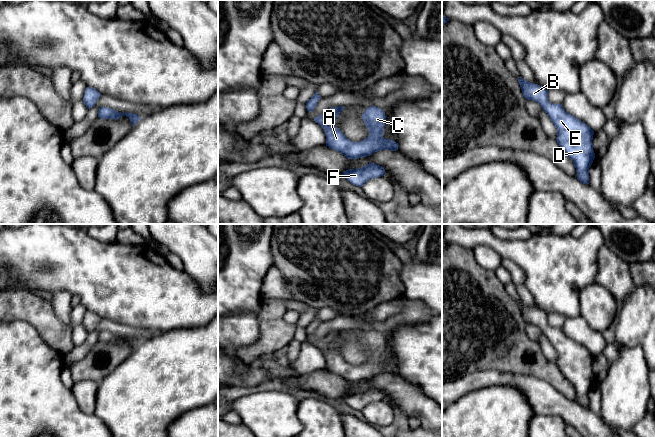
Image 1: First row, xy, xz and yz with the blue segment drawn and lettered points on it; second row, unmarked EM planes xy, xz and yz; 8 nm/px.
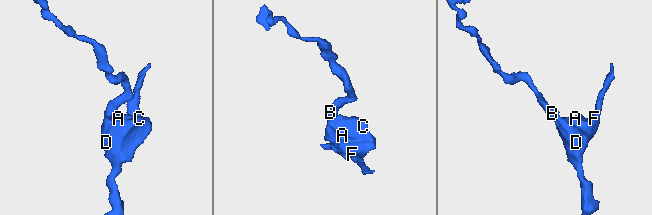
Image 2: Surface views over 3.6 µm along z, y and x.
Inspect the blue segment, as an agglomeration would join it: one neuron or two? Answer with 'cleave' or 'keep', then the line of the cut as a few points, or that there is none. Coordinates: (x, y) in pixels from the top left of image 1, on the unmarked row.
keep; no cut

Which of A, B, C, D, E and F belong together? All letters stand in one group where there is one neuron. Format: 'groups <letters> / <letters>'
groups A B C D E F

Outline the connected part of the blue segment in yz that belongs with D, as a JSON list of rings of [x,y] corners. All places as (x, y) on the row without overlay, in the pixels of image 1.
[[[522,301],[518,303],[525,323],[541,329],[555,351],[556,365],[574,387],[577,403],[583,408],[589,408],[589,392],[595,382],[593,374],[594,355],[583,345],[566,336],[562,328],[548,325],[548,314],[542,310],[530,307]]]

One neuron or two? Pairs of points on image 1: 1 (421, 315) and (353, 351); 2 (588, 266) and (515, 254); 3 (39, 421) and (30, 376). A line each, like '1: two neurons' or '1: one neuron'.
1: one neuron
2: one neuron
3: one neuron

